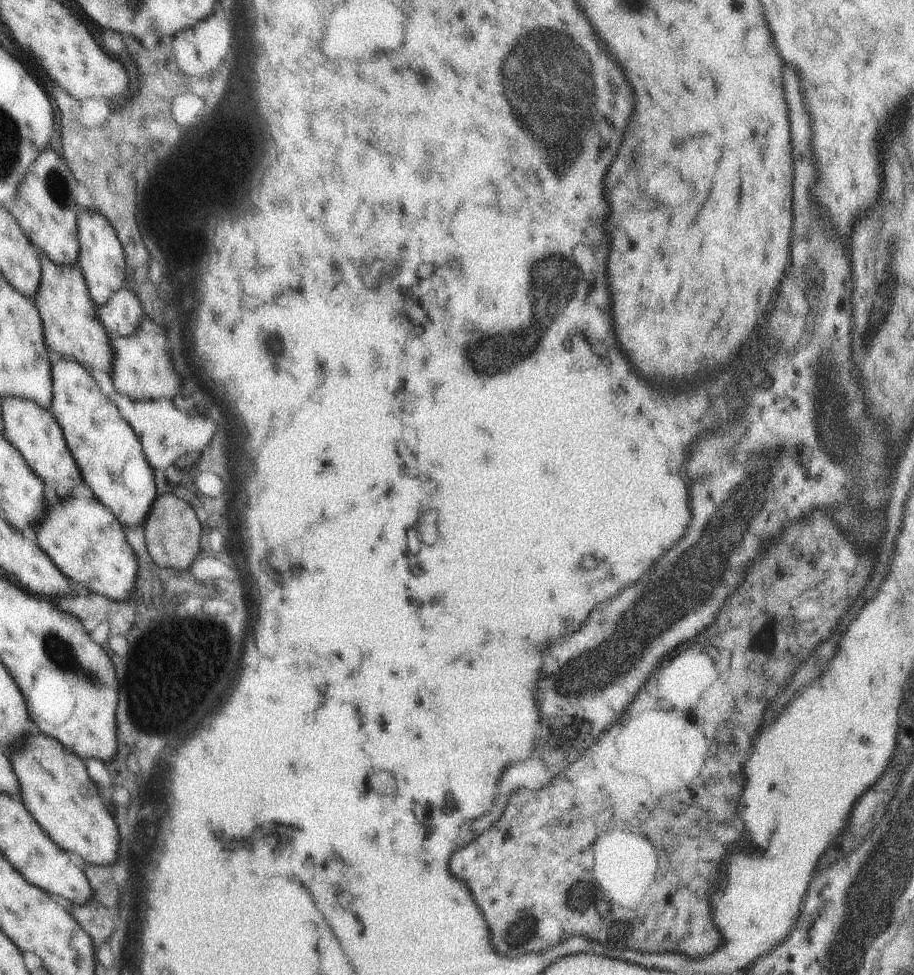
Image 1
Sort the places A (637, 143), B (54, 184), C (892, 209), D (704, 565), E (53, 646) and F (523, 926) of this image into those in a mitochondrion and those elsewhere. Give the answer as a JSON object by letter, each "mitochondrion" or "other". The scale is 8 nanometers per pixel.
{"A":"mitochondrion","B":"mitochondrion","C":"mitochondrion","D":"mitochondrion","E":"mitochondrion","F":"mitochondrion"}

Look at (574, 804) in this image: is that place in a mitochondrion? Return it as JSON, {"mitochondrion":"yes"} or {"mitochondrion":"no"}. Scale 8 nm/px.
{"mitochondrion":"no"}

